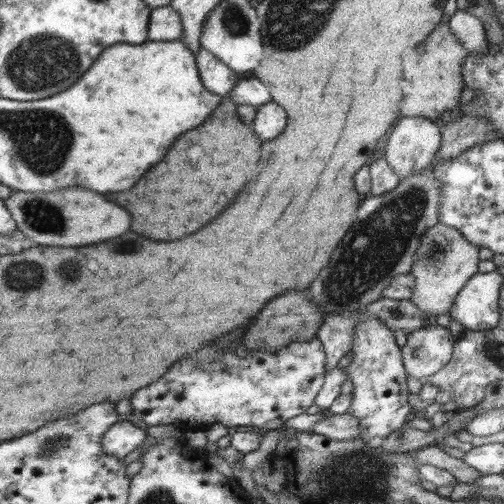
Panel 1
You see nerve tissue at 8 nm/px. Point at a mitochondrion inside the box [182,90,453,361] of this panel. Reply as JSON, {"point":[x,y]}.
{"point":[378,245]}

